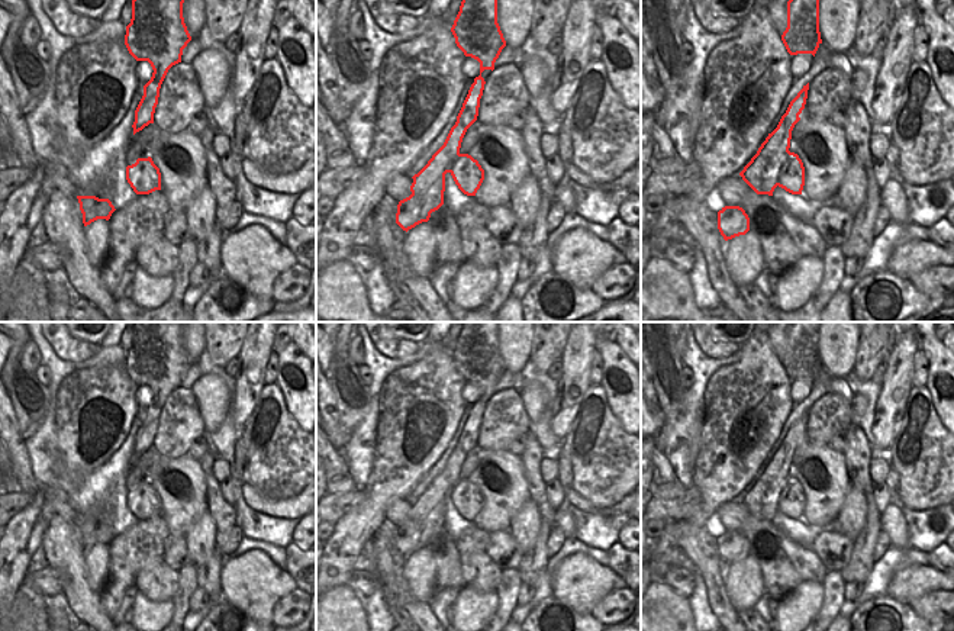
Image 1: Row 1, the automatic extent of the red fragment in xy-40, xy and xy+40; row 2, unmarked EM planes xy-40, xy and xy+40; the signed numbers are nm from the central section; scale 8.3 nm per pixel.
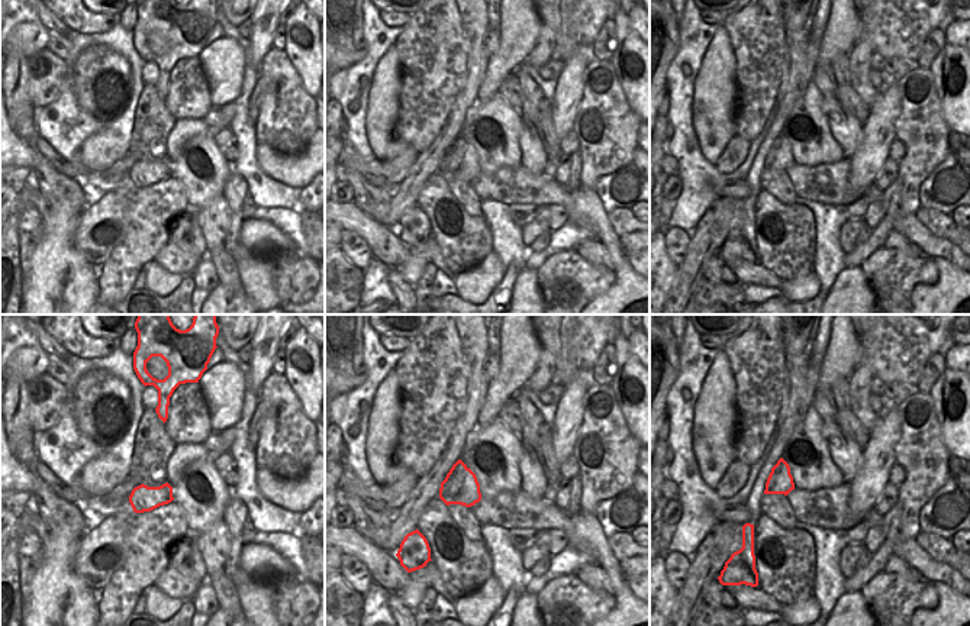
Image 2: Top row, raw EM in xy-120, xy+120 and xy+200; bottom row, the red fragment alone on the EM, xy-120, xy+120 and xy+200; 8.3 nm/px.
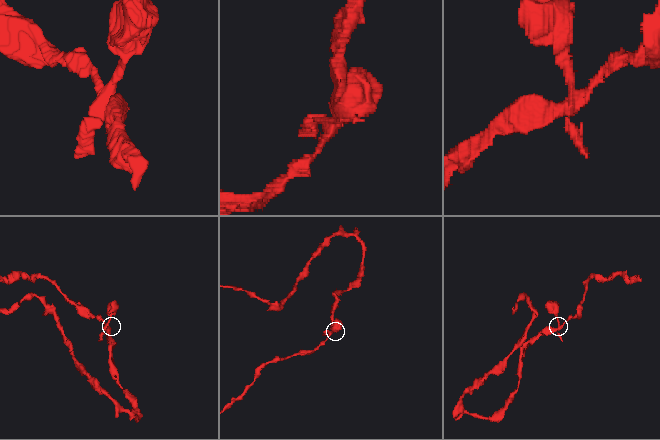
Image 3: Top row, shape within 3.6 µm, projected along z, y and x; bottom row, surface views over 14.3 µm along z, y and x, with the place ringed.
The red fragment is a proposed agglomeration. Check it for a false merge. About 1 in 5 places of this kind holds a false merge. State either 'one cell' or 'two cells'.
one cell

